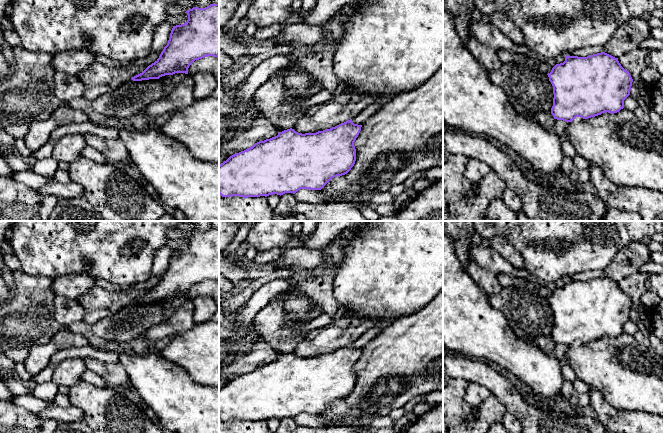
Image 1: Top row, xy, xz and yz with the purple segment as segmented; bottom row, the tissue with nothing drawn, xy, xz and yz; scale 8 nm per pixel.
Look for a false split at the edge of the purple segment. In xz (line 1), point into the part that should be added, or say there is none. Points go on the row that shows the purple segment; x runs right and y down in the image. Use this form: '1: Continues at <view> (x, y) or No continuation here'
1: No continuation here

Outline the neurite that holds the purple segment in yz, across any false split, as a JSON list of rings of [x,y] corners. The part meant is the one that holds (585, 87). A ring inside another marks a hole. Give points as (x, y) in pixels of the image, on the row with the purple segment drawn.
[[[605,52],[587,57],[565,56],[565,61],[556,64],[547,74],[553,86],[554,119],[571,122],[576,117],[588,119],[602,113],[617,113],[624,108],[624,100],[630,95],[633,79],[615,58]]]

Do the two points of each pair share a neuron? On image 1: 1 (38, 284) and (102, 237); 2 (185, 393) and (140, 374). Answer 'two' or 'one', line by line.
1: two
2: one

